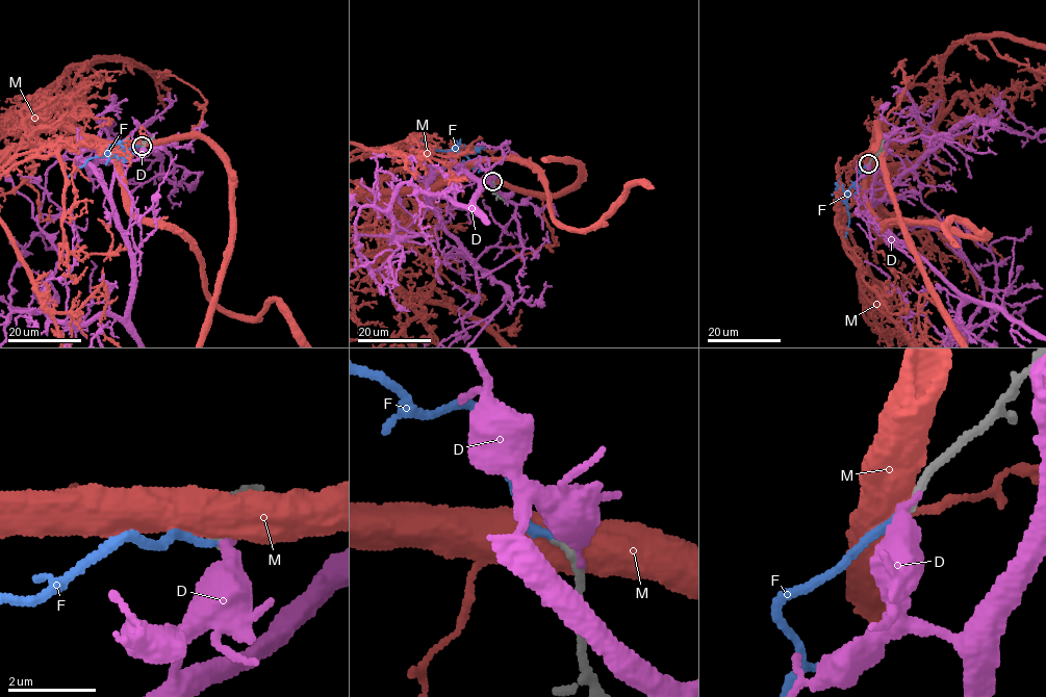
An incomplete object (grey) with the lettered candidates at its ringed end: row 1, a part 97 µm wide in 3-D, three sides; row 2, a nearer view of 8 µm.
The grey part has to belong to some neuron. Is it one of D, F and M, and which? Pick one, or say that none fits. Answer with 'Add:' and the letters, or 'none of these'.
Add: F

